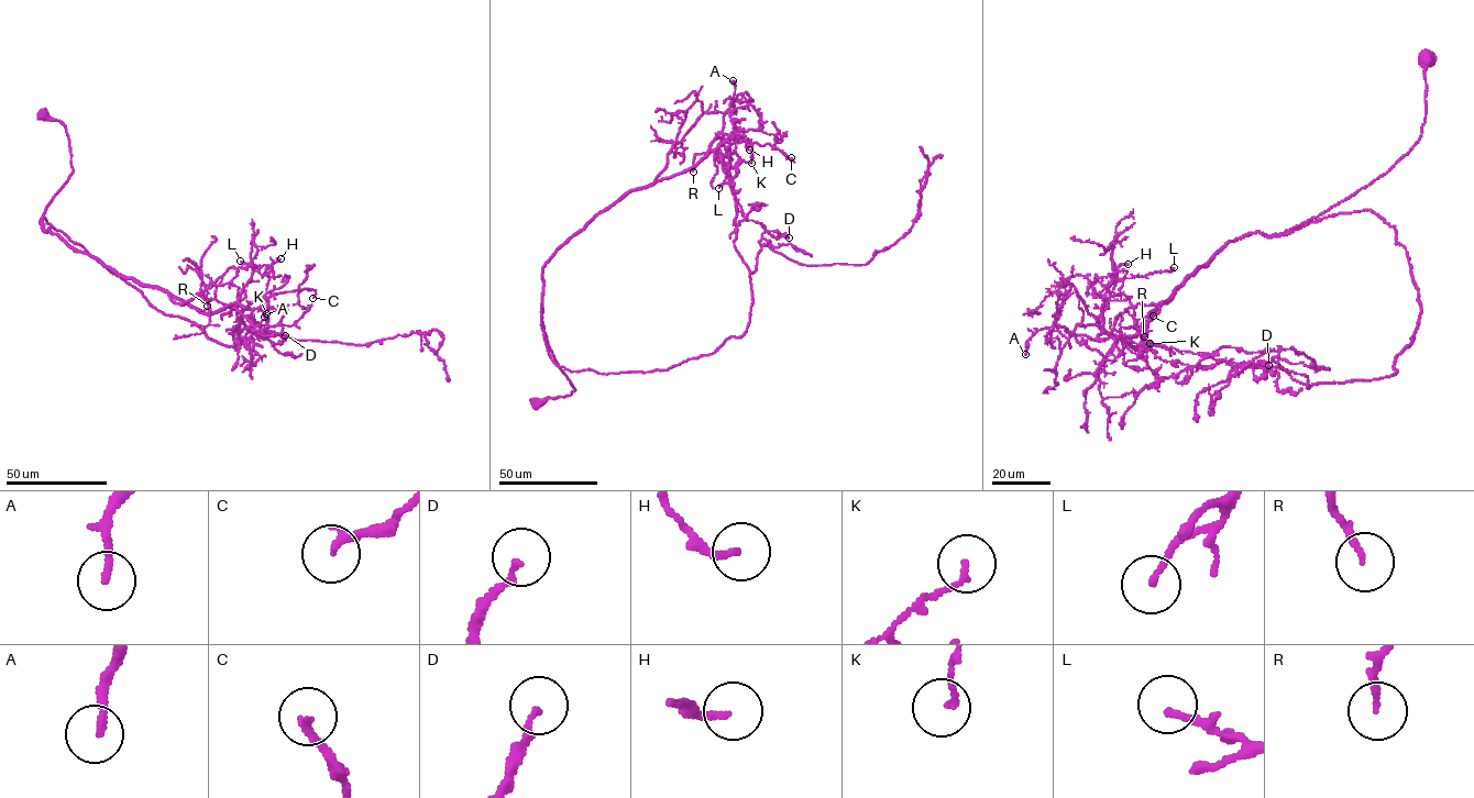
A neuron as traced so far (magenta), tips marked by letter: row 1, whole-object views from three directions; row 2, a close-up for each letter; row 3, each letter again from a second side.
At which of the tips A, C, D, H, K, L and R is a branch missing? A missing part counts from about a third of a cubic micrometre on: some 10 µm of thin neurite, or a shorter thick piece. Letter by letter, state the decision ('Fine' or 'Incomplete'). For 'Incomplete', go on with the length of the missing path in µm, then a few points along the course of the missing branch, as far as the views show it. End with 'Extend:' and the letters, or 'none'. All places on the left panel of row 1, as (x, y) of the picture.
A: Fine
C: Fine
D: Fine
H: Incomplete. Missing length about 40 µm. Course of what is missing: (281, 258), (301, 268), (311, 261), (319, 262), (319, 269)
K: Fine
L: Fine
R: Fine
Extend: H

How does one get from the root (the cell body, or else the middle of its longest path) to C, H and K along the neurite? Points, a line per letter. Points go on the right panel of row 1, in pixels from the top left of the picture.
C: (1427, 58), (1420, 140), (1382, 176), (1279, 235), (1230, 240), (1139, 347), (1098, 340), (1130, 307), (1153, 316)
H: (1427, 58), (1410, 152), (1279, 235), (1230, 240), (1156, 310), (1139, 347), (1103, 328), (1111, 274), (1128, 264)
K: (1427, 58), (1410, 152), (1279, 235), (1230, 240), (1139, 347), (1098, 340), (1125, 362), (1150, 343)

